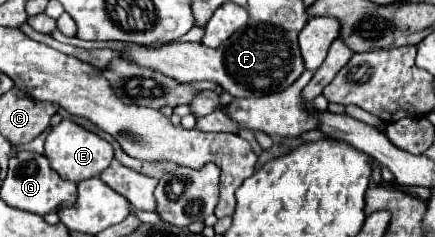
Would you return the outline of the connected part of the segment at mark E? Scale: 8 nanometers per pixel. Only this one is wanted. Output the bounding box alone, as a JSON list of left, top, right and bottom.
[44,119,114,181]

